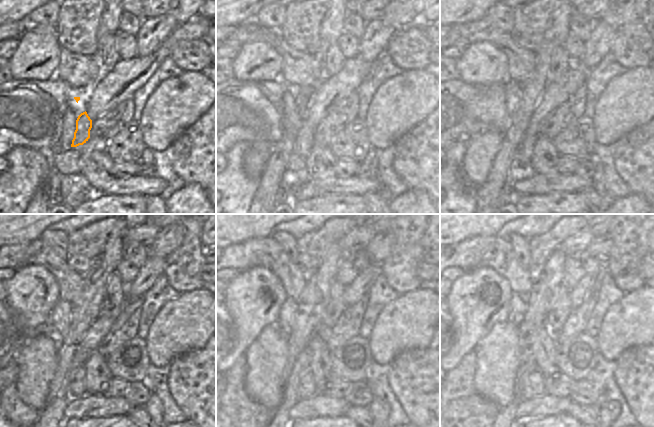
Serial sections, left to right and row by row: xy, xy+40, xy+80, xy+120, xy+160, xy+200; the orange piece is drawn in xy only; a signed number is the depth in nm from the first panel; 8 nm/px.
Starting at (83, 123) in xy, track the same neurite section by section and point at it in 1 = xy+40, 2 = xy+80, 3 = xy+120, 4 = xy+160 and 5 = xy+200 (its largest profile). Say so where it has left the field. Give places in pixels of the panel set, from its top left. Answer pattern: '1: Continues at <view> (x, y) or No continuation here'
1: Continues at xy+40 (303, 142)
2: Continues at xy+80 (525, 151)
3: Continues at xy+120 (78, 384)
4: Continues at xy+160 (306, 388)
5: Continues at xy+200 (534, 383)

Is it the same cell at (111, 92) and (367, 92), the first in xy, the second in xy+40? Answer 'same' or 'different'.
different

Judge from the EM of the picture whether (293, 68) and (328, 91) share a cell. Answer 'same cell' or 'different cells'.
different cells

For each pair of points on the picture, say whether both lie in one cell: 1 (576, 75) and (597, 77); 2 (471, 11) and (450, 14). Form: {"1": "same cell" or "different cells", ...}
{"1": "different cells", "2": "same cell"}

